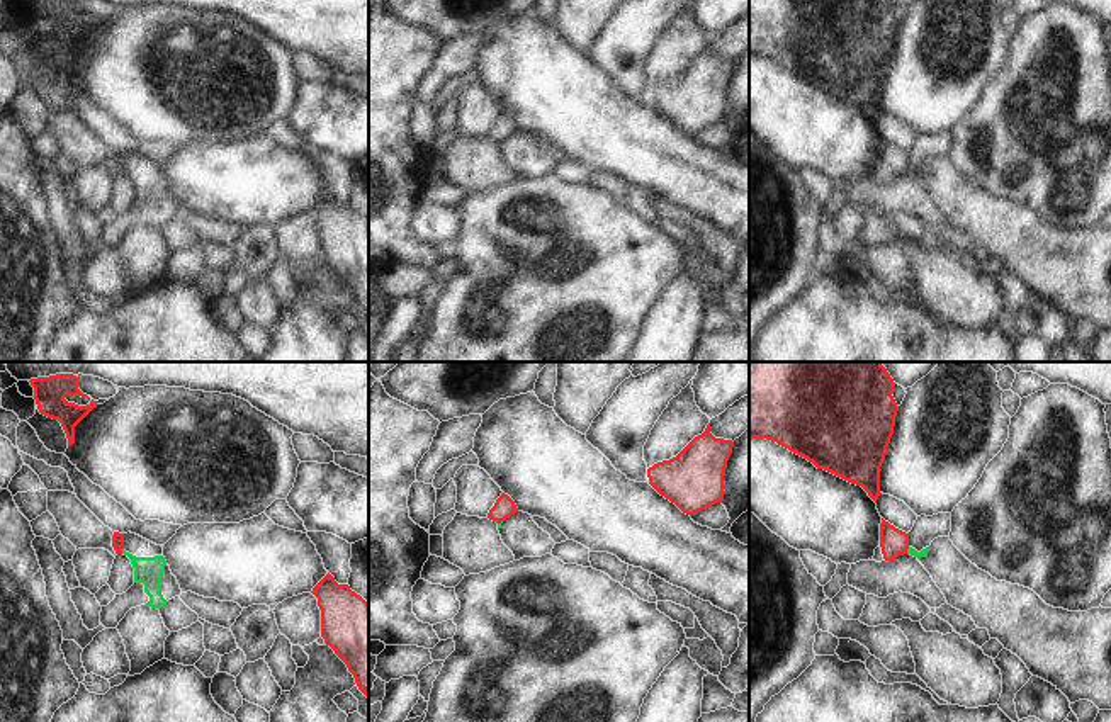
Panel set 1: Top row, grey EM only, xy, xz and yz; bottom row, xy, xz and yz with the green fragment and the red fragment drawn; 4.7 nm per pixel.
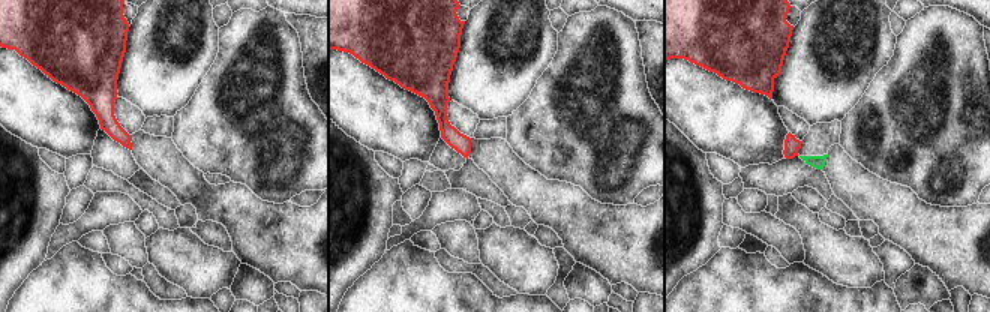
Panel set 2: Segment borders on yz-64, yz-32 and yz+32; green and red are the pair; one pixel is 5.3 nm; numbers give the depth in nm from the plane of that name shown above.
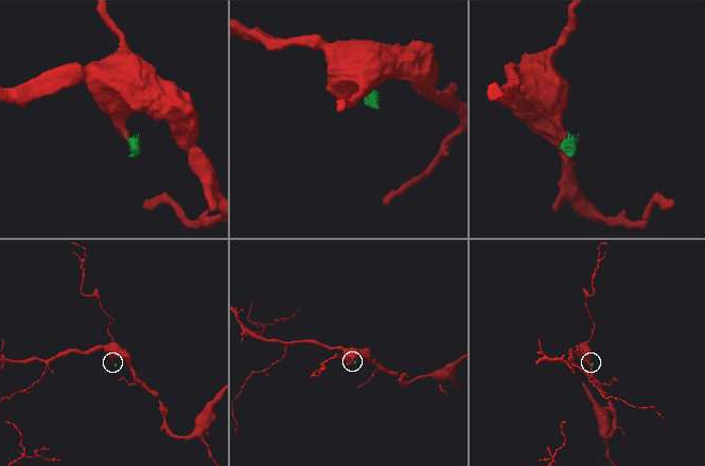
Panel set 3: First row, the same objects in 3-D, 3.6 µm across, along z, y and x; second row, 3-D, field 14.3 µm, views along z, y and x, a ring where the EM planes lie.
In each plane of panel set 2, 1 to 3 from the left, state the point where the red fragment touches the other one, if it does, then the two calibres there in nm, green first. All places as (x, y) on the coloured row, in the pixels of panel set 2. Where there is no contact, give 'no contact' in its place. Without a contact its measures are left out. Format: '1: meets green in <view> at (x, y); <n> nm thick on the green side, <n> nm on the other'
1: no contact
2: no contact
3: no contact

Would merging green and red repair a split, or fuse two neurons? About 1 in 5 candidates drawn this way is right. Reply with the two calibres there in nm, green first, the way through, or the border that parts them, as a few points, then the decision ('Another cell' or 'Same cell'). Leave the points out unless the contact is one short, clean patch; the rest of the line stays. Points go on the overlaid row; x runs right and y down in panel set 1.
Thickness 130 nm (green) against 60 nm. Boundary: xy (123, 547), (121, 552). Another cell.

